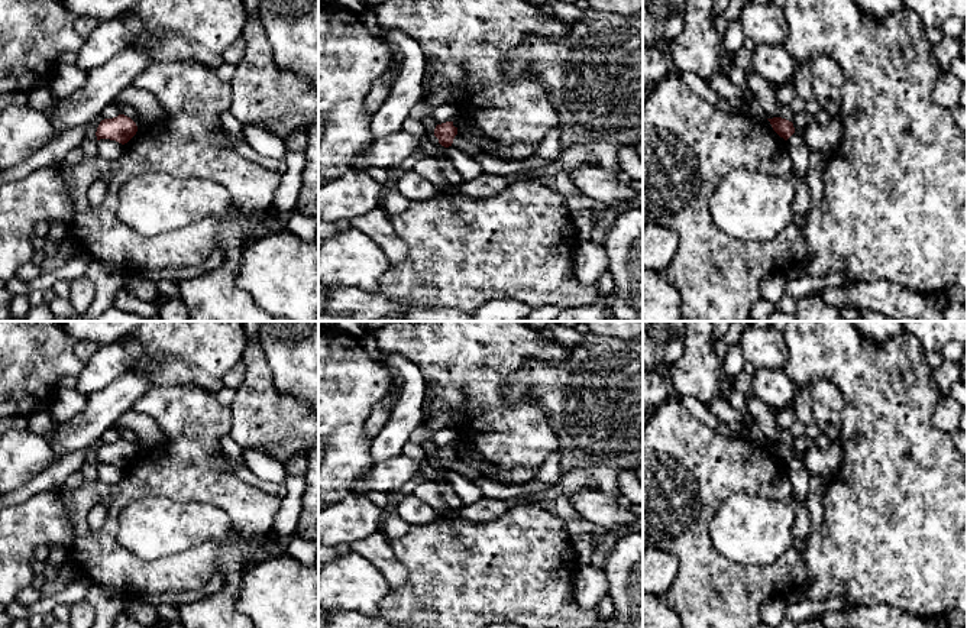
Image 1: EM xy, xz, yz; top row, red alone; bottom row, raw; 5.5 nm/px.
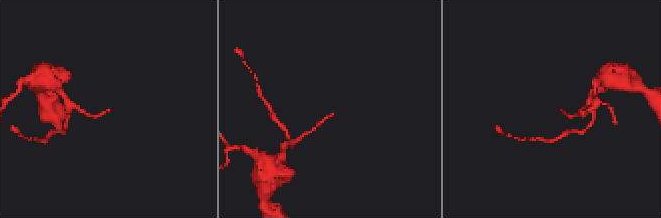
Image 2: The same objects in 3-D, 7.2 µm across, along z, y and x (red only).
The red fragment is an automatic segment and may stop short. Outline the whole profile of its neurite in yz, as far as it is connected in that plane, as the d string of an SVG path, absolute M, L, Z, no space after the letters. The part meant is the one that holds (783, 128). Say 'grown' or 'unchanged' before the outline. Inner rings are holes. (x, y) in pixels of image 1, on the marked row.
unchanged | M773 117L773 119L767 119L773 127L773 130L783 137L785 140L787 140L793 133L795 133L795 127L793 123L782 119L782 117Z

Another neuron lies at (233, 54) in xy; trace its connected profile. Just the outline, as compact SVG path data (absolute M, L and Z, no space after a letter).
M237 38L224 52L223 61L236 65L245 55L246 43L242 38Z

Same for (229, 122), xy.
M232 110L220 116L220 123L232 136L243 140L243 124L233 116Z

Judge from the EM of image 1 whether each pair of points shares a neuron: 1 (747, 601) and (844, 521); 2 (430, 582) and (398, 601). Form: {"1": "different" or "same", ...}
{"1": "different", "2": "same"}

